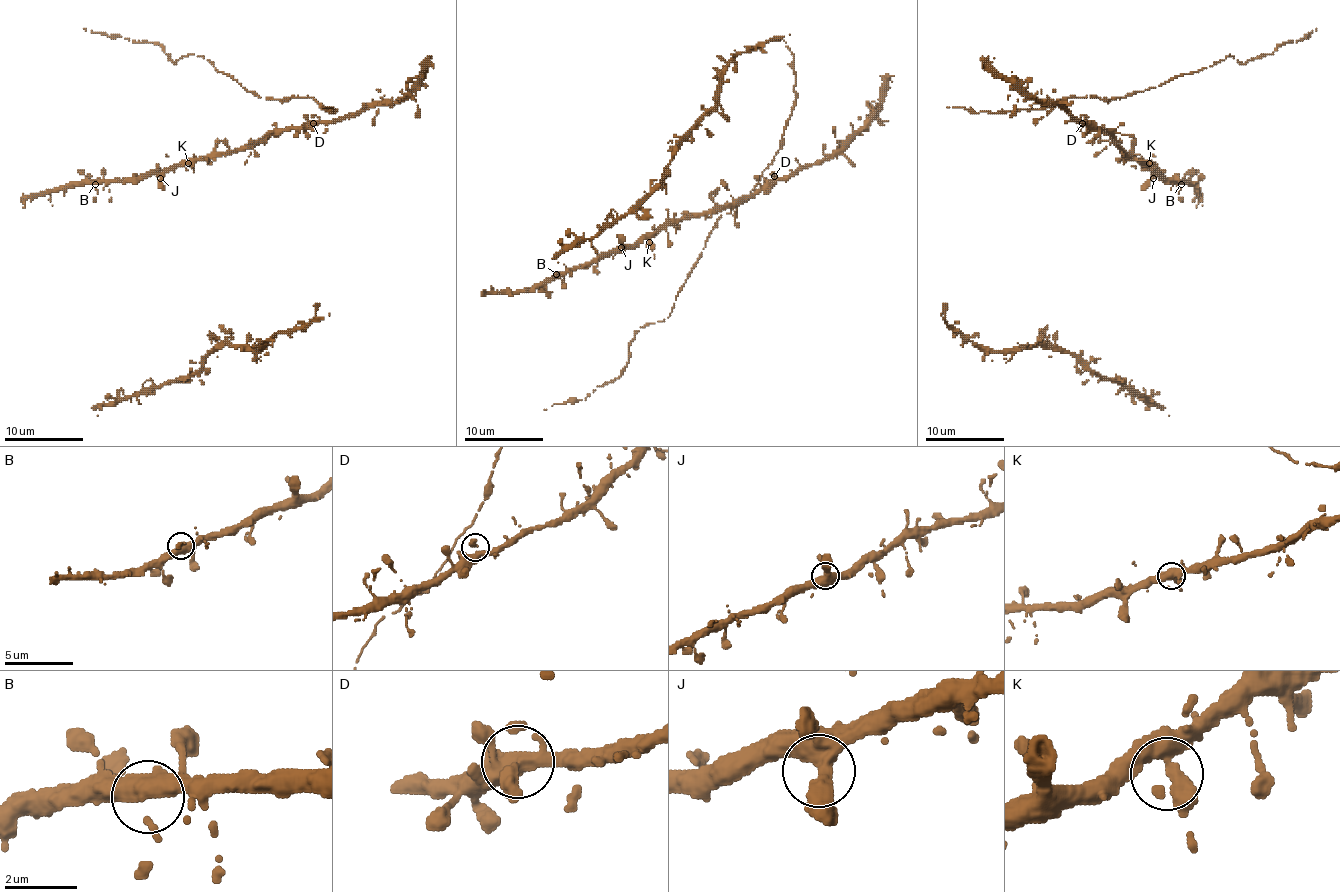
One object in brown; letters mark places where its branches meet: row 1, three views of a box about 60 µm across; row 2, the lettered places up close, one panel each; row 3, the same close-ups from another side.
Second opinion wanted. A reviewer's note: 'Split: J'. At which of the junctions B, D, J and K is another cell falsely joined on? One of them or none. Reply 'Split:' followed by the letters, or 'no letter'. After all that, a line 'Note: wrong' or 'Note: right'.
Split: no letter
Note: wrong

